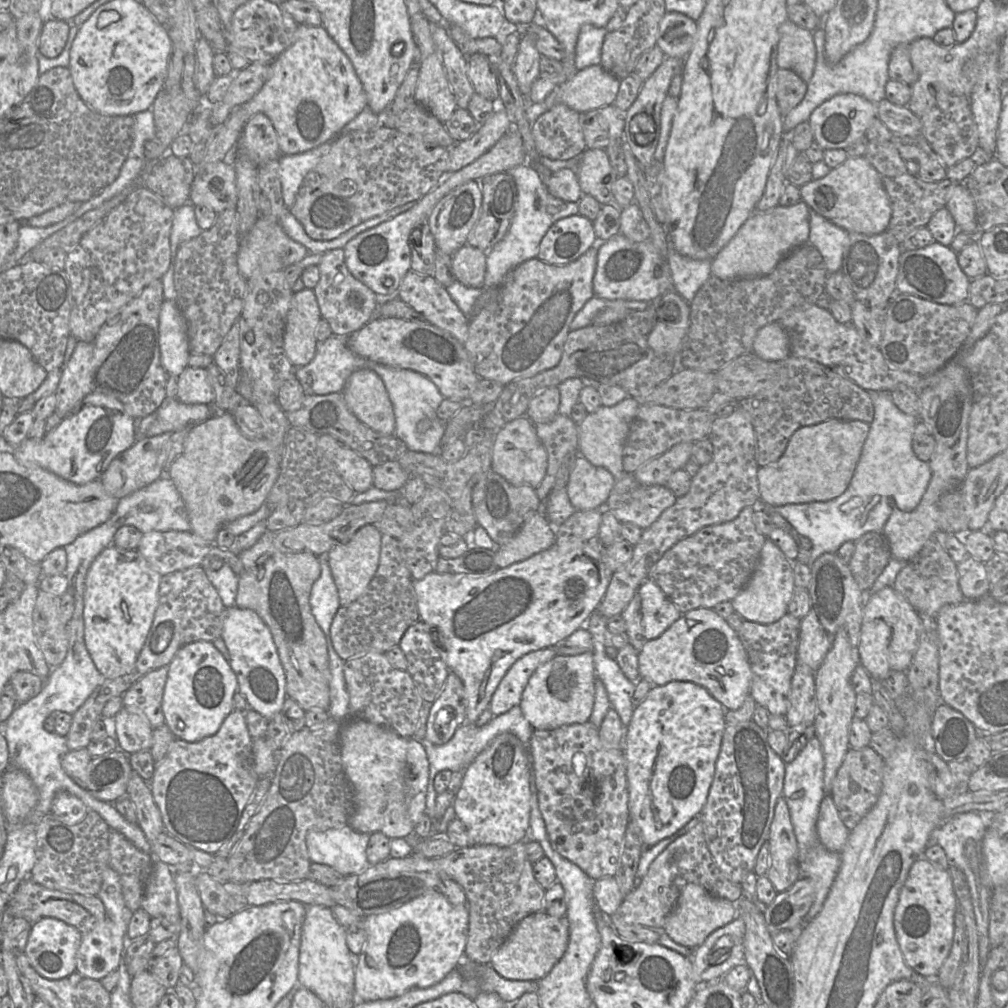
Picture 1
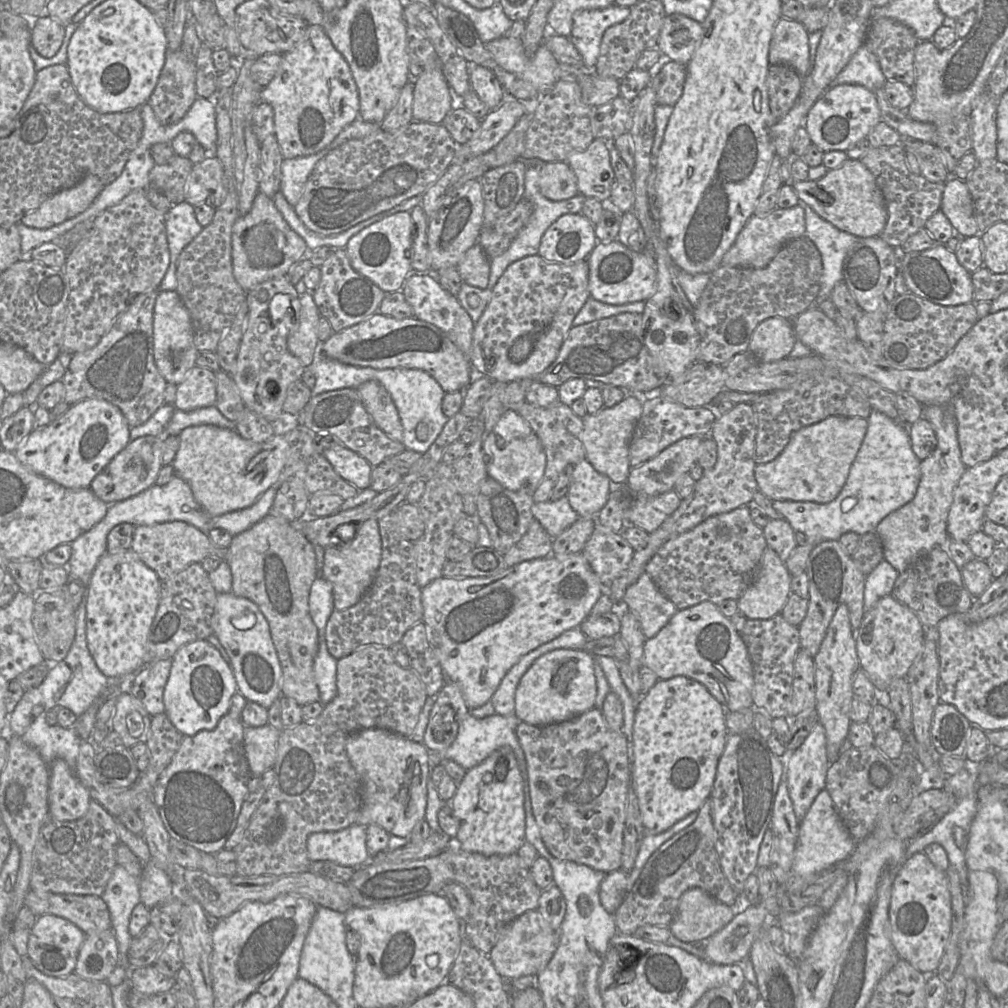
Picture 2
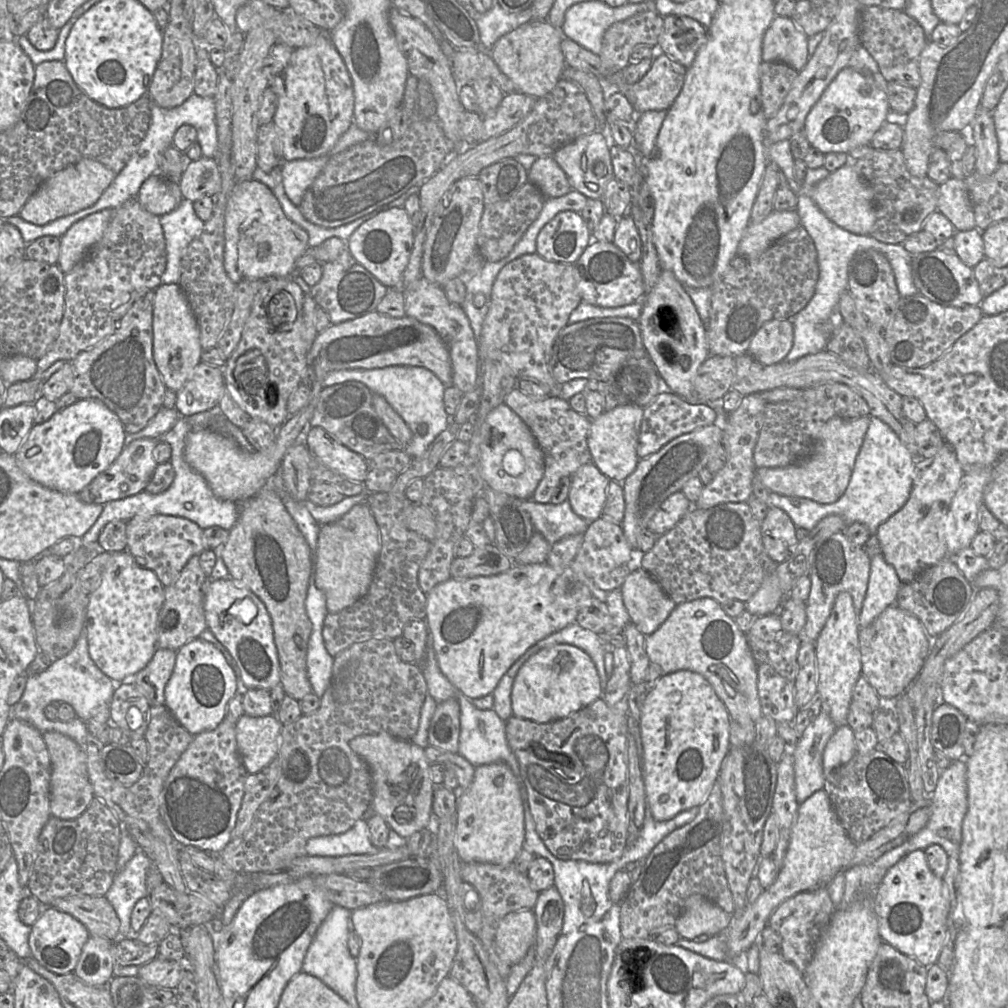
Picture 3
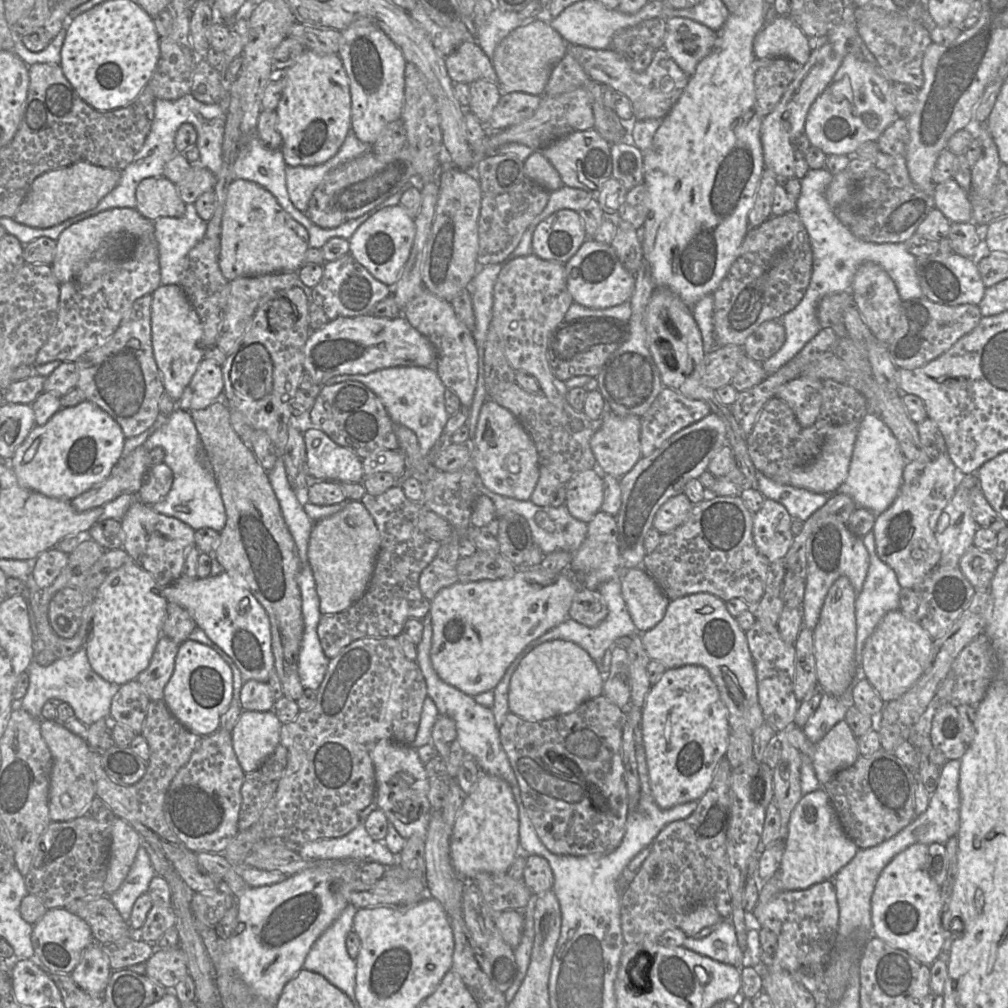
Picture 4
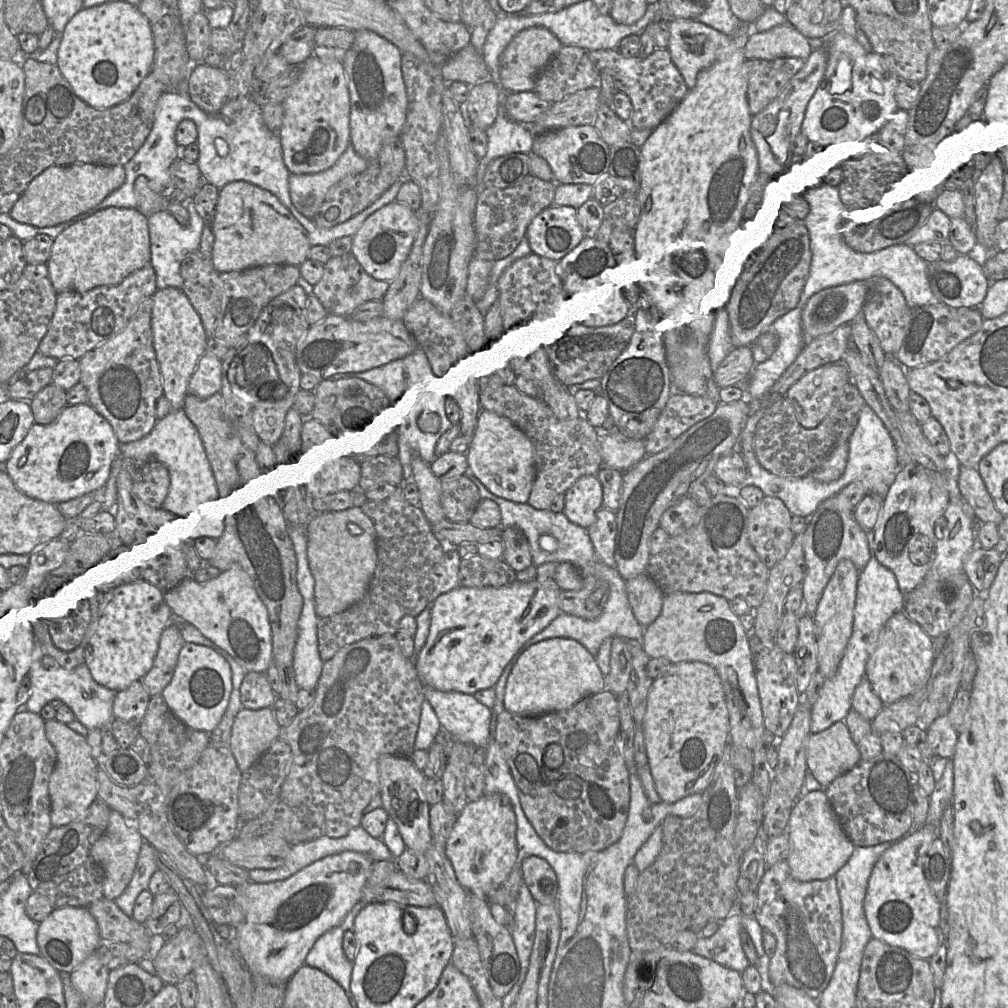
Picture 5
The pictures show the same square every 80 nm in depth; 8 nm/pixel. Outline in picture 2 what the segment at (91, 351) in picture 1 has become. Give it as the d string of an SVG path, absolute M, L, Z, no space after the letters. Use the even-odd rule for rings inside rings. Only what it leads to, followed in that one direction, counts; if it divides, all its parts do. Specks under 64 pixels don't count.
M153 289L139 294L94 347L72 354L61 379L65 388L63 401L73 405L89 398L103 399L121 410L130 428L145 423L164 404L167 382L157 369L153 354L153 314L159 291Z

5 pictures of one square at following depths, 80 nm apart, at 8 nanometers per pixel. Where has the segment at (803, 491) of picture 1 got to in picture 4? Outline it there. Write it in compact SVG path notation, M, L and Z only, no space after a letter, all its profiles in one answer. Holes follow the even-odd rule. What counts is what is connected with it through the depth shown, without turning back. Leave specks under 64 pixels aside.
M852 422L829 429L823 442L819 456L810 464L794 469L786 474L774 475L772 478L779 484L802 488L814 493L834 494L848 476L850 462L860 423Z

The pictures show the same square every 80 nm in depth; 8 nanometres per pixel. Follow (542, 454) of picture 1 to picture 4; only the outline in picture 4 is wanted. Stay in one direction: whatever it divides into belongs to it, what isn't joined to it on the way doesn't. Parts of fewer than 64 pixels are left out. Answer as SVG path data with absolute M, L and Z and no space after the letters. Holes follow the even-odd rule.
M489 398L480 411L471 461L487 489L501 496L530 500L540 476L536 445L516 417Z

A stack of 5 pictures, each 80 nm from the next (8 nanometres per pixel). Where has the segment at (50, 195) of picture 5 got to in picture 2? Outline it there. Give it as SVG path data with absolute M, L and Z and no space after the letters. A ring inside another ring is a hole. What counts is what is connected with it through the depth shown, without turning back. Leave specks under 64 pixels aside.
M89 174L74 187L46 199L36 210L26 214L21 222L36 229L47 229L62 223L84 212L104 187L100 178Z

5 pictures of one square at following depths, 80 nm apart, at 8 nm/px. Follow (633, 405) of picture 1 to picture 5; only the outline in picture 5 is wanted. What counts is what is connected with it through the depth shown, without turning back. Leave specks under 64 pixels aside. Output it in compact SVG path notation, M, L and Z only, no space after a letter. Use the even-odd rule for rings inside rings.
M601 425L595 427L603 465L624 473L646 456L643 439L629 437L616 428L603 430Z

